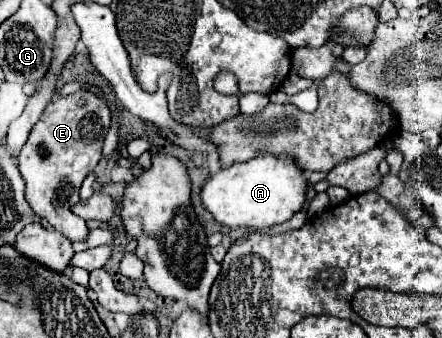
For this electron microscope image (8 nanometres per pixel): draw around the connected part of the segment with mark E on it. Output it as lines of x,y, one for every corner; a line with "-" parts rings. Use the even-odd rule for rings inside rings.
89,91
57,97
47,105
41,119
33,125
27,143
19,153
19,173
25,181
27,203
41,219
47,219
55,231
63,233
71,241
83,241
89,233
87,223
73,215
71,207
79,201
83,179
101,159
101,147
109,125
111,111
105,99

